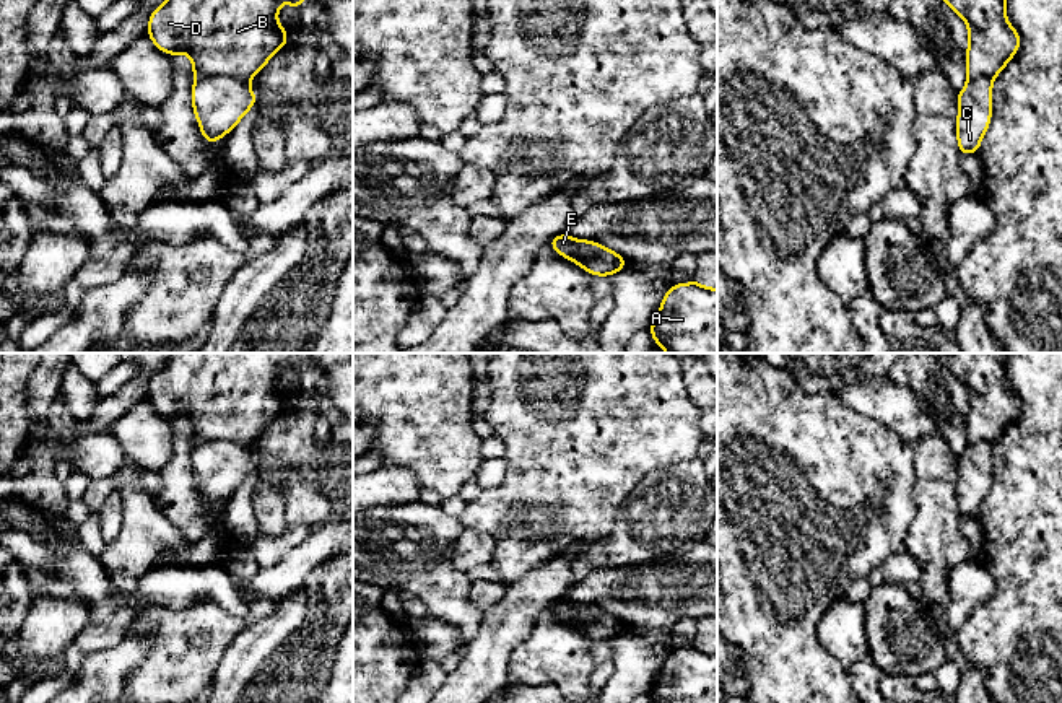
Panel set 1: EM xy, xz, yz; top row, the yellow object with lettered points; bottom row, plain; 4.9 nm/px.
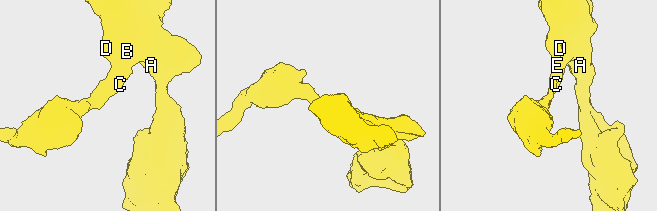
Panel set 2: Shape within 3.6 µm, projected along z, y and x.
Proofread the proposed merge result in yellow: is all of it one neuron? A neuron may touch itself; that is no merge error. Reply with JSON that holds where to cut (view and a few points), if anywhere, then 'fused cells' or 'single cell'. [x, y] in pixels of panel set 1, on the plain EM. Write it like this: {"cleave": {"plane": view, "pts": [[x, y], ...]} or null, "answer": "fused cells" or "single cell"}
{"cleave": {"plane": "xy", "pts": [[195, 445], [235, 441], [246, 448]]}, "answer": "fused cells"}

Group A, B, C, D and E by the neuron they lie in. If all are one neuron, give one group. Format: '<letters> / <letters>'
A B D E / C

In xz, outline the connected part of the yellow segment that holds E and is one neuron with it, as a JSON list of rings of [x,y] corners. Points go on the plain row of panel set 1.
[[[564,597],[551,602],[548,609],[559,620],[590,636],[592,641],[612,641],[613,638],[623,635],[628,627],[628,623],[607,613],[600,607],[574,604]]]

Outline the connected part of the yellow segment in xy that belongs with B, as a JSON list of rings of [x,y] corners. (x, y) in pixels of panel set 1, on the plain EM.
[[[171,353],[168,365],[148,384],[148,400],[168,420],[187,418],[194,426],[194,444],[228,441],[249,446],[263,430],[288,408],[288,394],[278,389],[281,366],[299,376],[302,365],[312,360],[307,353]]]

